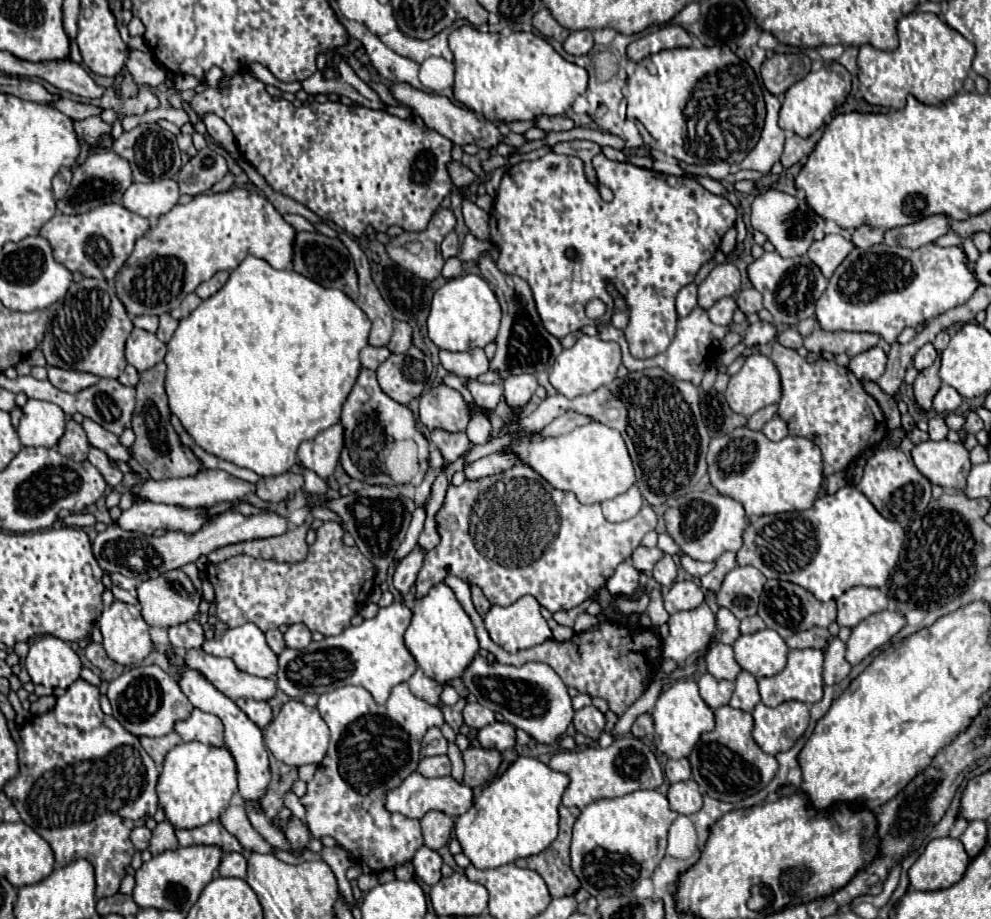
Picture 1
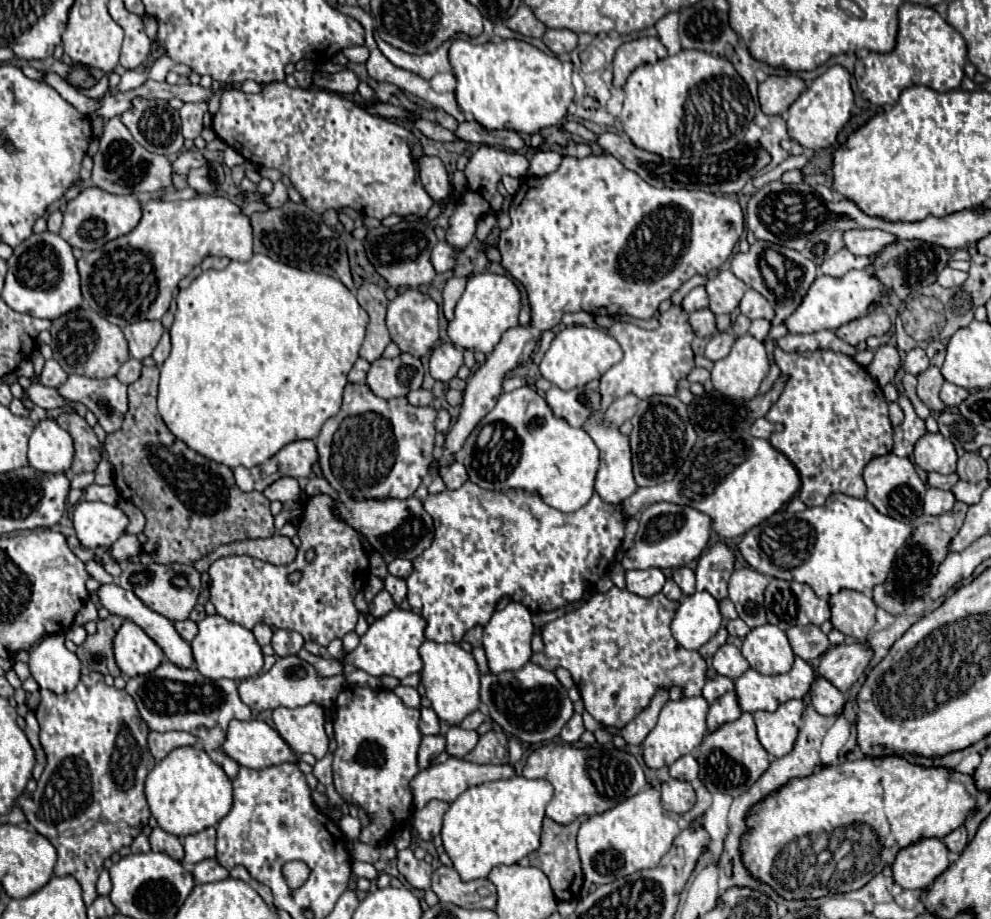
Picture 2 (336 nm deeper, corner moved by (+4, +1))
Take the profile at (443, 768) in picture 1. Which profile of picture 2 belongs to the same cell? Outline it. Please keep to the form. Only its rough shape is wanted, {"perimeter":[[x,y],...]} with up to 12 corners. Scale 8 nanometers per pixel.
{"perimeter":[[443,735],[423,737],[419,767],[427,769],[431,759],[445,751]]}

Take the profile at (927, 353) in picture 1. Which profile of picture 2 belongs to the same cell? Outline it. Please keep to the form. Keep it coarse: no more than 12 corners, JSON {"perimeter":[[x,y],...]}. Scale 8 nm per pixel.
{"perimeter":[[923,349],[907,353],[907,373],[919,375],[929,367],[929,359]]}

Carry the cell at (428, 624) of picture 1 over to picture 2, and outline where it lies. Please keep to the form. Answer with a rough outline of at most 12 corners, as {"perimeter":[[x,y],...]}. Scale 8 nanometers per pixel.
{"perimeter":[[425,641],[433,711],[459,725],[479,709],[479,669],[457,643]]}

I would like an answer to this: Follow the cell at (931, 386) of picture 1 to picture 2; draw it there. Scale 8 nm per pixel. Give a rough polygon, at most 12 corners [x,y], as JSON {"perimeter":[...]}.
{"perimeter":[[943,353],[931,359],[927,371],[917,375],[917,395],[935,413],[945,409],[939,399]]}

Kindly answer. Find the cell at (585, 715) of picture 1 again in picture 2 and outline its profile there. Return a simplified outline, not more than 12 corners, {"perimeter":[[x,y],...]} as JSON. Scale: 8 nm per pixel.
{"perimeter":[[579,713],[567,721],[561,731],[565,743],[575,743],[583,735]]}

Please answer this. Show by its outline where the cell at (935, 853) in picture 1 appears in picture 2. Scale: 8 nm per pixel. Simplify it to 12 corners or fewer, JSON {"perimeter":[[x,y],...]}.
{"perimeter":[[941,839],[897,853],[891,869],[903,889],[925,889],[949,867]]}

